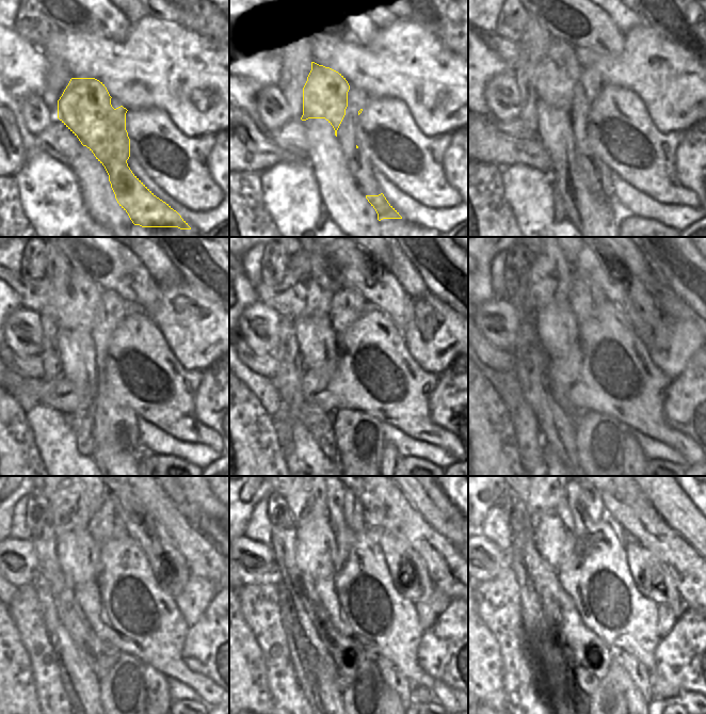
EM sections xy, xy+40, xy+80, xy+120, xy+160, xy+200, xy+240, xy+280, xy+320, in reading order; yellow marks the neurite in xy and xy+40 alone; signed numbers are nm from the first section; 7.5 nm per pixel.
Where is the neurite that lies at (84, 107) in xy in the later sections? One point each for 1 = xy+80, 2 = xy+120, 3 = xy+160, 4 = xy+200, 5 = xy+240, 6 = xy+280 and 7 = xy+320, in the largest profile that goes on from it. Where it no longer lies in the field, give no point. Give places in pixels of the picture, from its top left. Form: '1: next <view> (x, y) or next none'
1: next xy+80 (557, 75)
2: next xy+120 (73, 305)
3: next xy+160 (315, 291)
4: next xy+200 (550, 275)
5: next xy+240 (69, 508)
6: next xy+280 (307, 500)
7: next xy+320 (543, 497)

